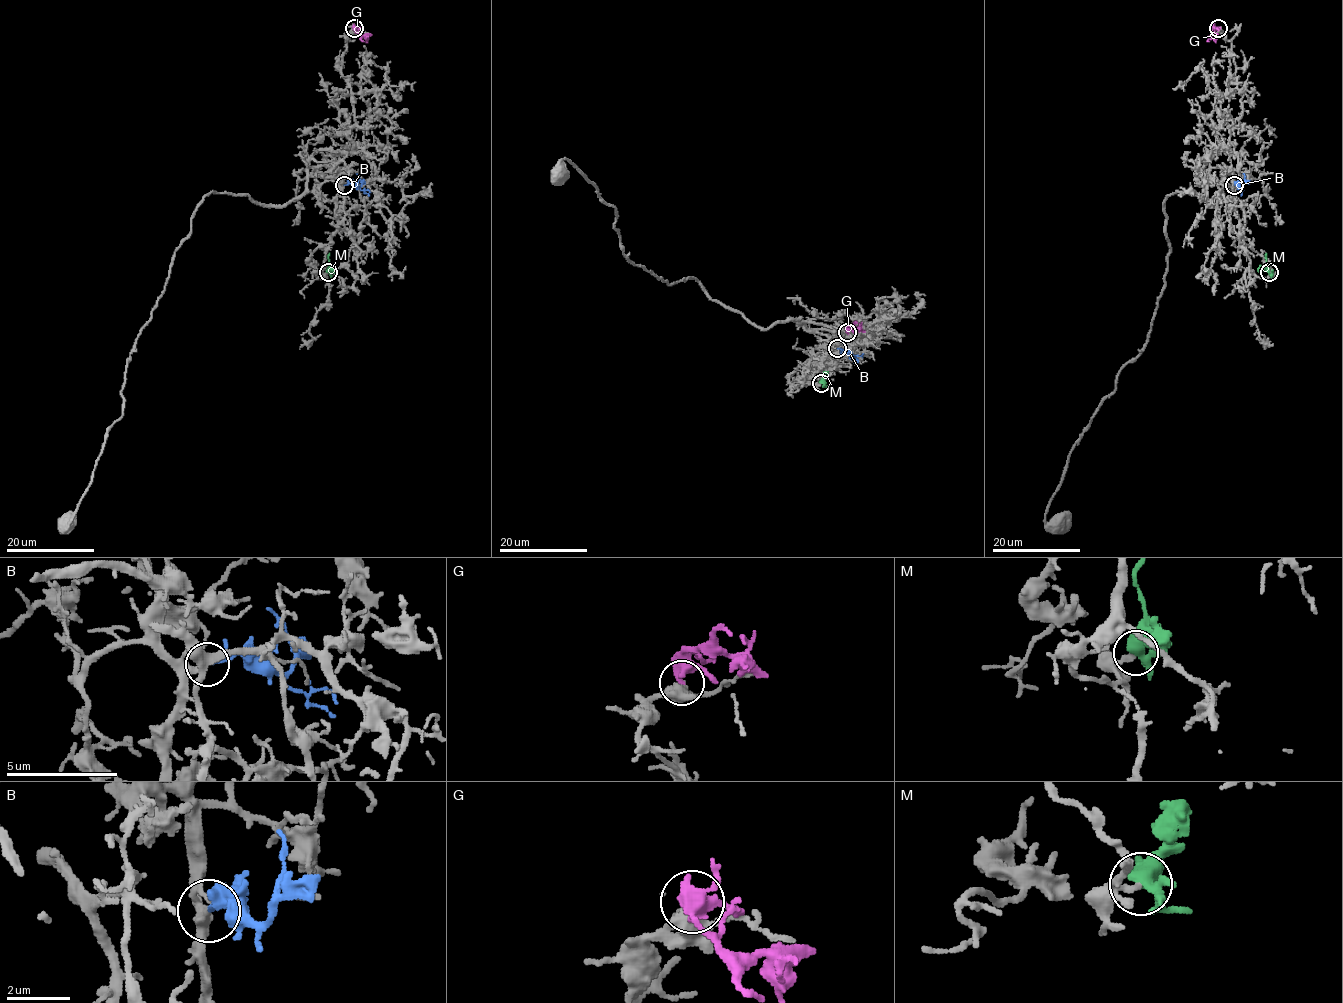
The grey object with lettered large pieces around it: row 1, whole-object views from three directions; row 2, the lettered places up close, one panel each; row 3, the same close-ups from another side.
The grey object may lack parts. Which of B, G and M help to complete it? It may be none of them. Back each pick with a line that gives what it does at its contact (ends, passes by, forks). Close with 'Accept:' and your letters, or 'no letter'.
B: It passes by
Accept: B

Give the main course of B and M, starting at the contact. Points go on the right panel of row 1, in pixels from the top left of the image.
B: (1234, 185), (1241, 187), (1243, 174)
M: (1268, 272), (1266, 253)

